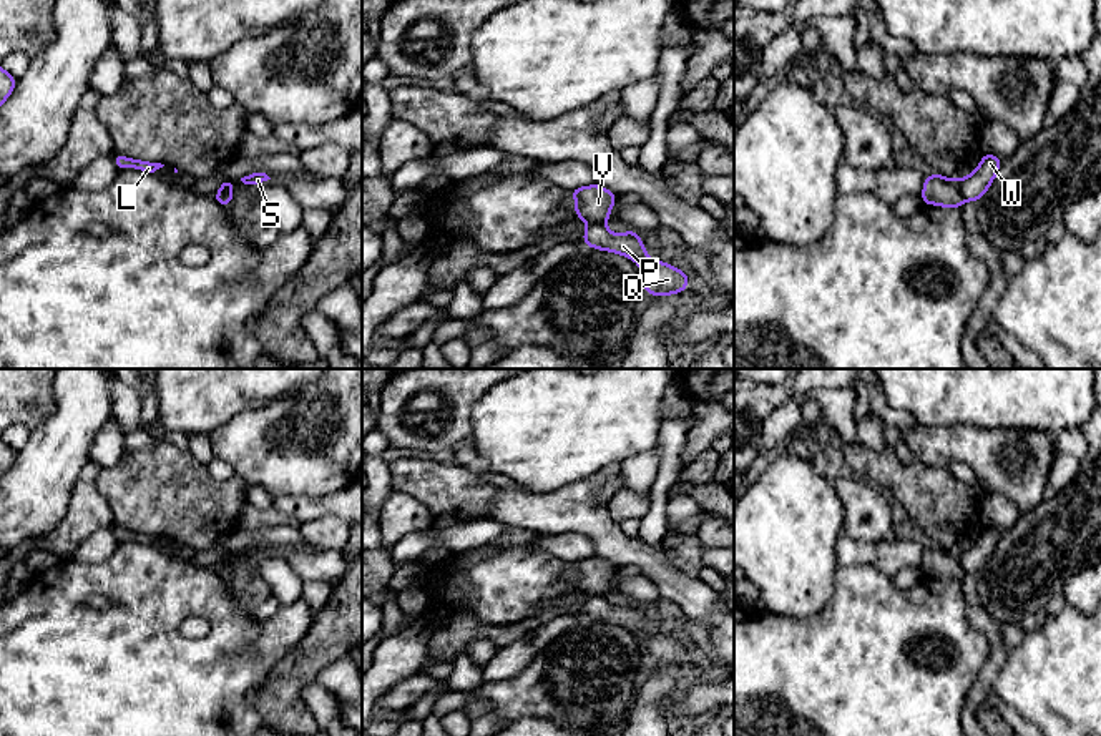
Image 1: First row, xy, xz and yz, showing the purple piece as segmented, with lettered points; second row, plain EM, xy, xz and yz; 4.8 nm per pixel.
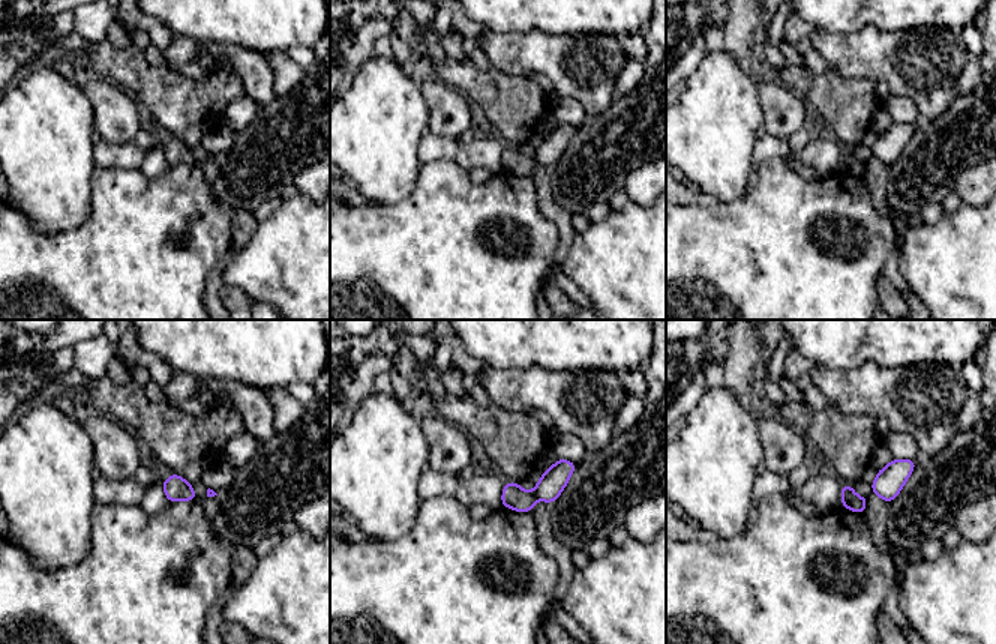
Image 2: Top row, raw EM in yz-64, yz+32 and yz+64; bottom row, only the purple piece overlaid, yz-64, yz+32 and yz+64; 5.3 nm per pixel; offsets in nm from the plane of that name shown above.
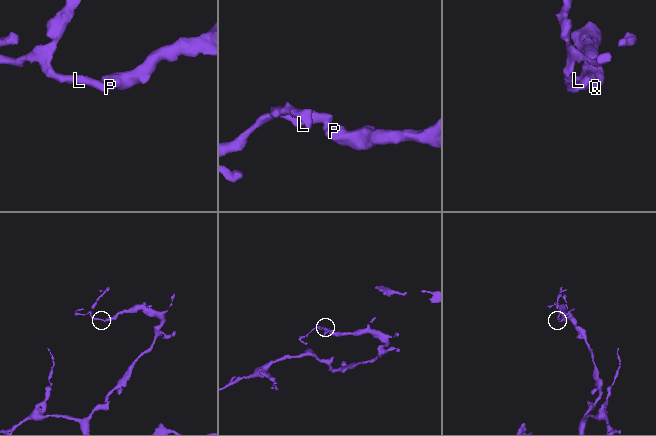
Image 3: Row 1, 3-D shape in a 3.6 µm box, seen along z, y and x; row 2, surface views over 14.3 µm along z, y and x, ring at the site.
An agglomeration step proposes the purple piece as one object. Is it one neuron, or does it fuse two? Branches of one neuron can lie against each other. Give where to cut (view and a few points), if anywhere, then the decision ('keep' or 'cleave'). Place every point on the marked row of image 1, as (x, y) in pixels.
yz (955, 180), (965, 198) | cleave

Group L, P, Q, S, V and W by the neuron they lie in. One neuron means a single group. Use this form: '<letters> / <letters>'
L V / P Q S W

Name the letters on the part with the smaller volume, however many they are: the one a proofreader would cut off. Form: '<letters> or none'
L, V

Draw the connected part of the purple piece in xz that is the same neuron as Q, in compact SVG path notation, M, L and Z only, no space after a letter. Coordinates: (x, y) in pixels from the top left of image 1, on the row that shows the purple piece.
M590 224L583 233L586 246L618 253L639 264L641 281L648 296L668 296L684 292L689 276L663 261L649 261L643 241L634 229L614 234L604 224Z

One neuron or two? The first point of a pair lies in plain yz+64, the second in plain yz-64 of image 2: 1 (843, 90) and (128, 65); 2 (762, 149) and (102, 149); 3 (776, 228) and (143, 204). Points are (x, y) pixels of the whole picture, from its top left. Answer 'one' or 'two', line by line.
1: one
2: one
3: one

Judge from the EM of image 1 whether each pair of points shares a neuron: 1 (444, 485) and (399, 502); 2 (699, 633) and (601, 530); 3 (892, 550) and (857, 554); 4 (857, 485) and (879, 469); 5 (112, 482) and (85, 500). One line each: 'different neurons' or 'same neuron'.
1: different neurons
2: different neurons
3: same neuron
4: different neurons
5: different neurons

